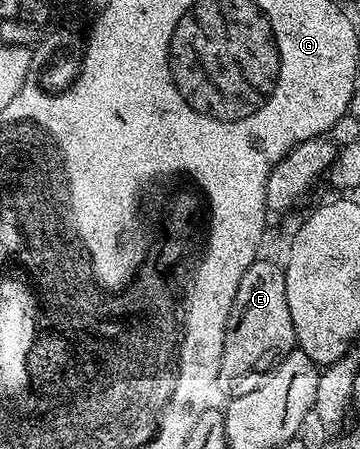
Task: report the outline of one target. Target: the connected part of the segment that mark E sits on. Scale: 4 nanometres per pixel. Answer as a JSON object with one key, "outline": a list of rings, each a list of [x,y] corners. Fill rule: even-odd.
{"outline":[[[256,258],[250,265],[250,269],[242,273],[242,281],[238,281],[238,293],[234,293],[234,305],[226,321],[226,341],[222,345],[222,365],[218,365],[216,382],[216,391],[224,394],[225,400],[242,397],[242,393],[250,393],[258,389],[258,385],[262,385],[267,375],[296,347],[294,321],[290,321],[290,305],[286,305],[284,268],[279,262],[271,263],[264,258]]]}

